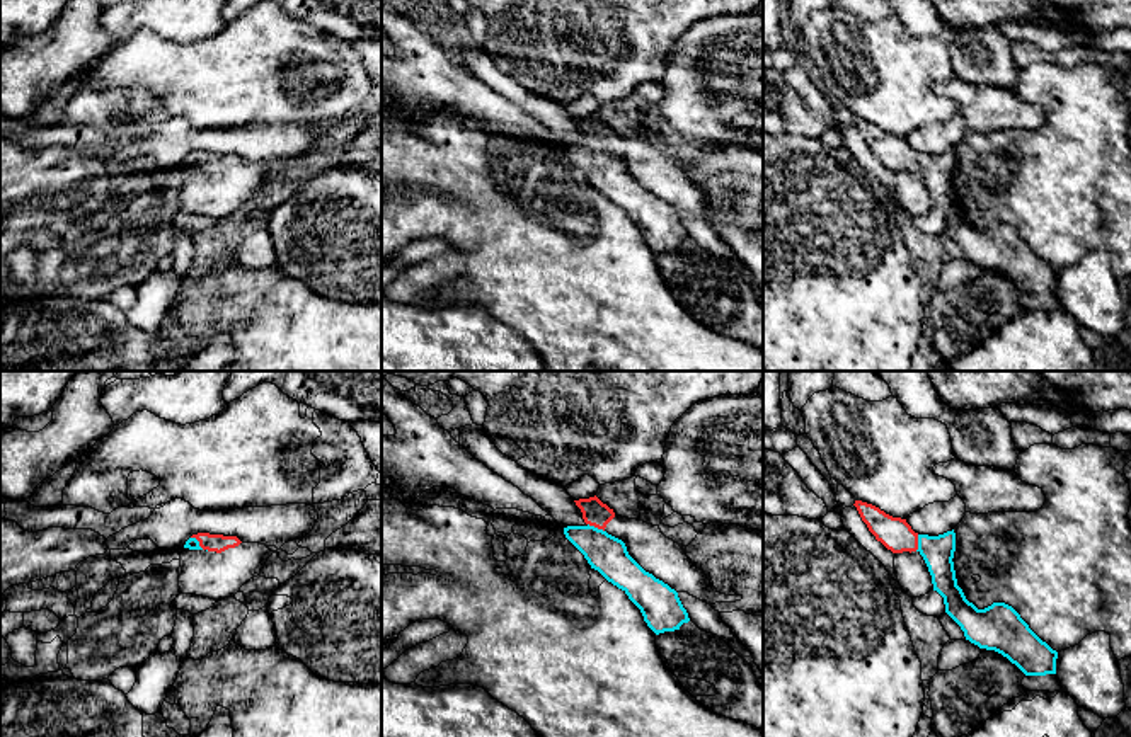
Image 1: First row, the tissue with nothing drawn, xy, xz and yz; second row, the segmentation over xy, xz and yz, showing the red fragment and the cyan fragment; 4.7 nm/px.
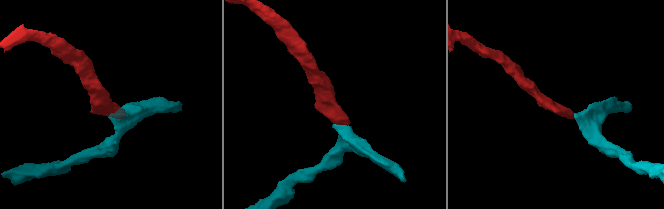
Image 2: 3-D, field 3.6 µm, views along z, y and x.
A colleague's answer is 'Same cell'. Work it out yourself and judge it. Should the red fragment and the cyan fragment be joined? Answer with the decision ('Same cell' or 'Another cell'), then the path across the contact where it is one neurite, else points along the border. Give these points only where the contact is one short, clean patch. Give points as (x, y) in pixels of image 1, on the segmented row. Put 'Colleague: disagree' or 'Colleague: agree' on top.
Colleague: agree
Same cell. Path across: xz (595, 513), (597, 526), (597, 543), (608, 555)

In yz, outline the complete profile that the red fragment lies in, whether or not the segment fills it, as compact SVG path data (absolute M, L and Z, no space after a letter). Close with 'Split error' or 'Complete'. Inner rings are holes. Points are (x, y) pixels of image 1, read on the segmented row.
M853 504L869 531L893 553L918 551L932 575L933 591L944 597L945 613L961 626L966 640L995 650L1025 676L1056 674L1058 652L1042 642L1020 614L1005 603L978 609L957 586L954 570L956 533L918 534L906 519L893 517L879 507Z. Split error

